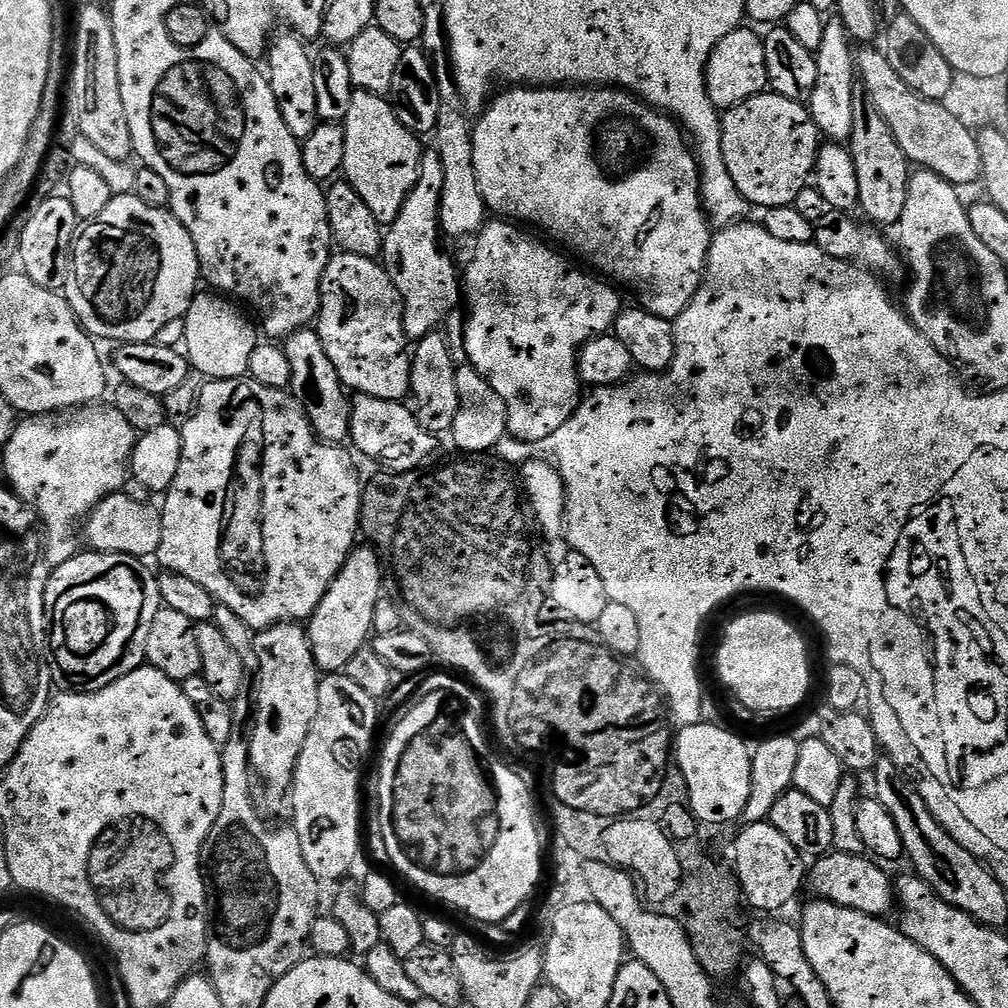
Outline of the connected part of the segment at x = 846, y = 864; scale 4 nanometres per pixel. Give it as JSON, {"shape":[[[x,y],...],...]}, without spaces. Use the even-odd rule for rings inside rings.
{"shape":[[[831,851],[826,856],[819,857],[816,864],[810,868],[810,888],[816,891],[815,895],[822,900],[828,900],[831,904],[839,904],[841,908],[853,908],[855,912],[861,912],[867,916],[887,917],[888,911],[894,908],[894,880],[883,872],[881,865],[875,859],[867,855],[851,856],[845,852]]]}

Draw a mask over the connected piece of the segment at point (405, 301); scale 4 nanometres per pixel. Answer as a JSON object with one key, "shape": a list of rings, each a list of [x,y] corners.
{"shape":[[[434,150],[425,151],[420,158],[420,173],[414,190],[410,190],[398,218],[387,225],[384,233],[382,263],[390,282],[394,282],[400,303],[404,305],[404,332],[412,342],[437,331],[448,312],[454,311],[456,303],[462,300],[462,280],[458,268],[456,272],[451,258],[440,249],[442,182],[446,182],[442,158]]]}

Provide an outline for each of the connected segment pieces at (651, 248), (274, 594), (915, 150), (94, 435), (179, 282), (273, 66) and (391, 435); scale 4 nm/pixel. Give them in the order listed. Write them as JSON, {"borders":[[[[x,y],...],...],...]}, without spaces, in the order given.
{"borders":[[[[556,86],[509,87],[500,97],[497,95],[475,121],[472,130],[474,174],[478,174],[478,186],[484,203],[491,211],[493,208],[500,215],[497,217],[507,218],[524,226],[533,224],[534,227],[549,232],[554,239],[561,240],[569,248],[569,253],[577,252],[586,263],[593,264],[601,277],[617,285],[625,284],[626,287],[633,288],[640,295],[639,303],[647,312],[674,322],[686,311],[698,290],[708,263],[708,247],[712,245],[714,235],[700,199],[700,166],[693,145],[686,139],[684,129],[667,112],[645,104],[640,97],[630,92],[607,86],[580,86],[575,89],[576,96],[563,96],[560,92],[563,91]]],[[[241,378],[234,380],[209,379],[201,387],[196,398],[196,407],[183,421],[184,457],[178,466],[178,474],[174,474],[174,482],[168,487],[162,503],[162,538],[158,561],[165,572],[182,574],[182,578],[190,578],[190,582],[198,582],[216,599],[217,605],[234,610],[246,626],[254,630],[272,628],[275,624],[304,622],[316,613],[326,590],[334,582],[334,578],[347,562],[352,549],[357,547],[360,532],[360,494],[362,479],[356,473],[356,464],[347,452],[347,447],[338,444],[325,444],[317,436],[308,421],[302,406],[296,401],[291,391],[262,386],[257,380]]],[[[864,46],[855,53],[856,71],[859,83],[867,92],[870,102],[886,118],[886,126],[894,130],[898,146],[906,153],[909,161],[921,169],[938,174],[951,184],[963,186],[972,184],[983,177],[982,154],[978,150],[977,133],[958,122],[938,100],[922,98],[902,78],[898,78],[894,66],[884,57],[883,51],[876,46]]],[[[85,406],[59,414],[21,419],[12,432],[10,442],[2,448],[3,475],[12,491],[36,511],[42,525],[44,559],[48,561],[49,569],[57,568],[77,555],[76,536],[78,540],[78,533],[92,509],[113,492],[121,491],[130,476],[130,461],[138,434],[115,406],[100,407],[104,406]]],[[[135,194],[113,196],[110,206],[85,228],[74,241],[72,269],[62,292],[89,336],[117,345],[150,344],[166,322],[185,319],[202,277],[194,242],[171,210],[150,206]]],[[[284,30],[269,43],[266,53],[266,75],[270,90],[274,90],[274,102],[278,102],[278,110],[282,110],[282,122],[286,122],[286,130],[290,130],[290,134],[294,134],[294,138],[301,142],[310,138],[310,134],[314,134],[316,127],[322,123],[318,114],[320,95],[314,87],[313,57],[310,52],[308,56],[308,48],[309,45],[295,32]]],[[[360,393],[351,397],[350,406],[350,440],[366,457],[392,462],[387,468],[392,474],[417,471],[430,462],[428,460],[438,448],[437,435],[422,427],[411,407],[401,401],[375,399]]]]}

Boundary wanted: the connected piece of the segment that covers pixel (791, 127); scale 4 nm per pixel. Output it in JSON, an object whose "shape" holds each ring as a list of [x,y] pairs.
{"shape":[[[765,90],[727,109],[722,126],[722,158],[734,186],[757,209],[795,205],[798,194],[809,187],[816,171],[816,153],[822,147],[818,126],[801,101],[782,98]]]}

